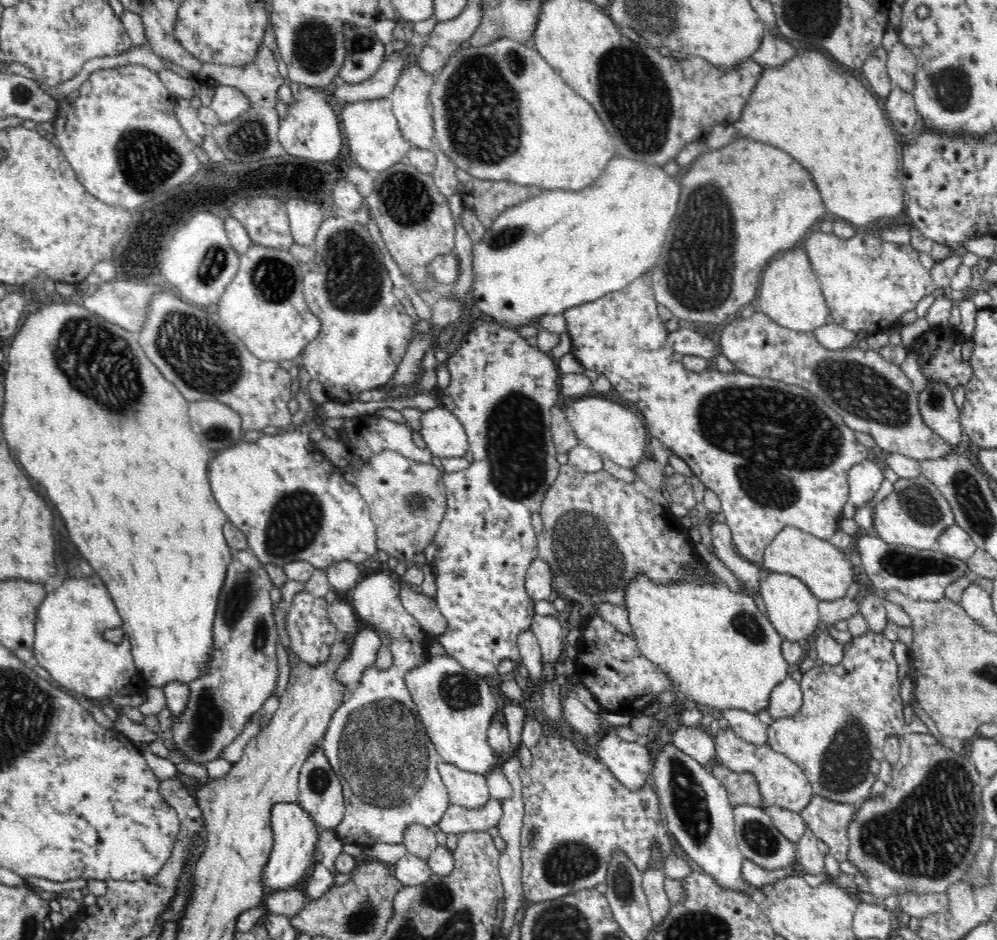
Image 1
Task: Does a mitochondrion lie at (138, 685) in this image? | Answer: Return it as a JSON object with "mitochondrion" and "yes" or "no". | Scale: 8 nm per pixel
{"mitochondrion":"no"}

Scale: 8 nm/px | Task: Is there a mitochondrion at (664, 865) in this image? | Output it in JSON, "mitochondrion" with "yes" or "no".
{"mitochondrion":"no"}

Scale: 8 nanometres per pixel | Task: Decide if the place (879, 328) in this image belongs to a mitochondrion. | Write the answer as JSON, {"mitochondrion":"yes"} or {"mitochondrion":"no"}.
{"mitochondrion":"no"}

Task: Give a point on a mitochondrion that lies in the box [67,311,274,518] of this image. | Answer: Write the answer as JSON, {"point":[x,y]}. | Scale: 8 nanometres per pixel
{"point":[216,431]}

